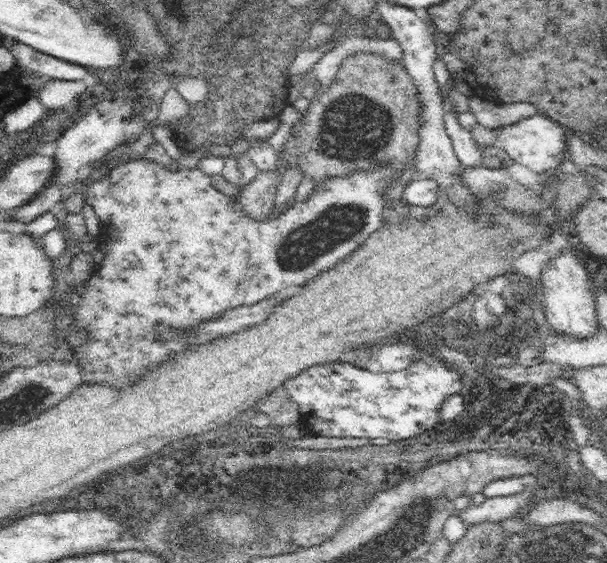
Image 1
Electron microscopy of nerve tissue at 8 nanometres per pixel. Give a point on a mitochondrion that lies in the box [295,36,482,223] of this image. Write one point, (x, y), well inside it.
(355, 130)

